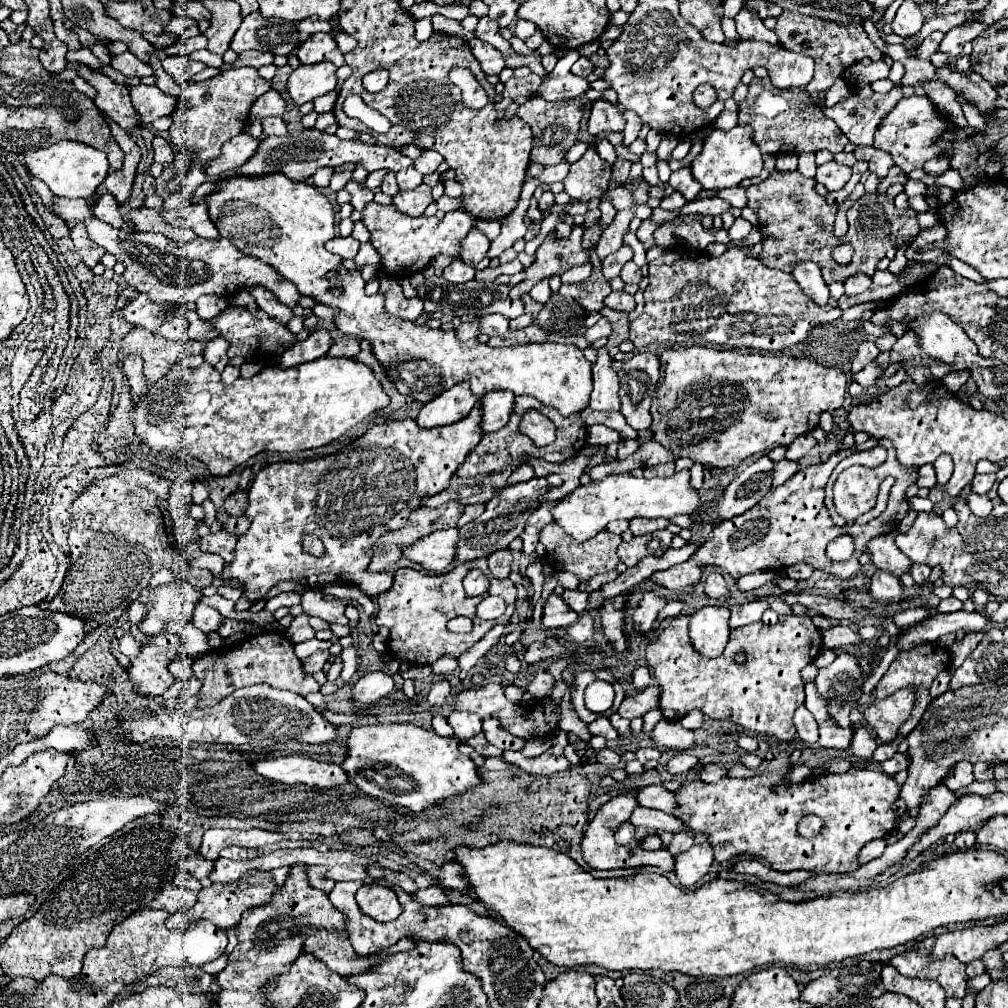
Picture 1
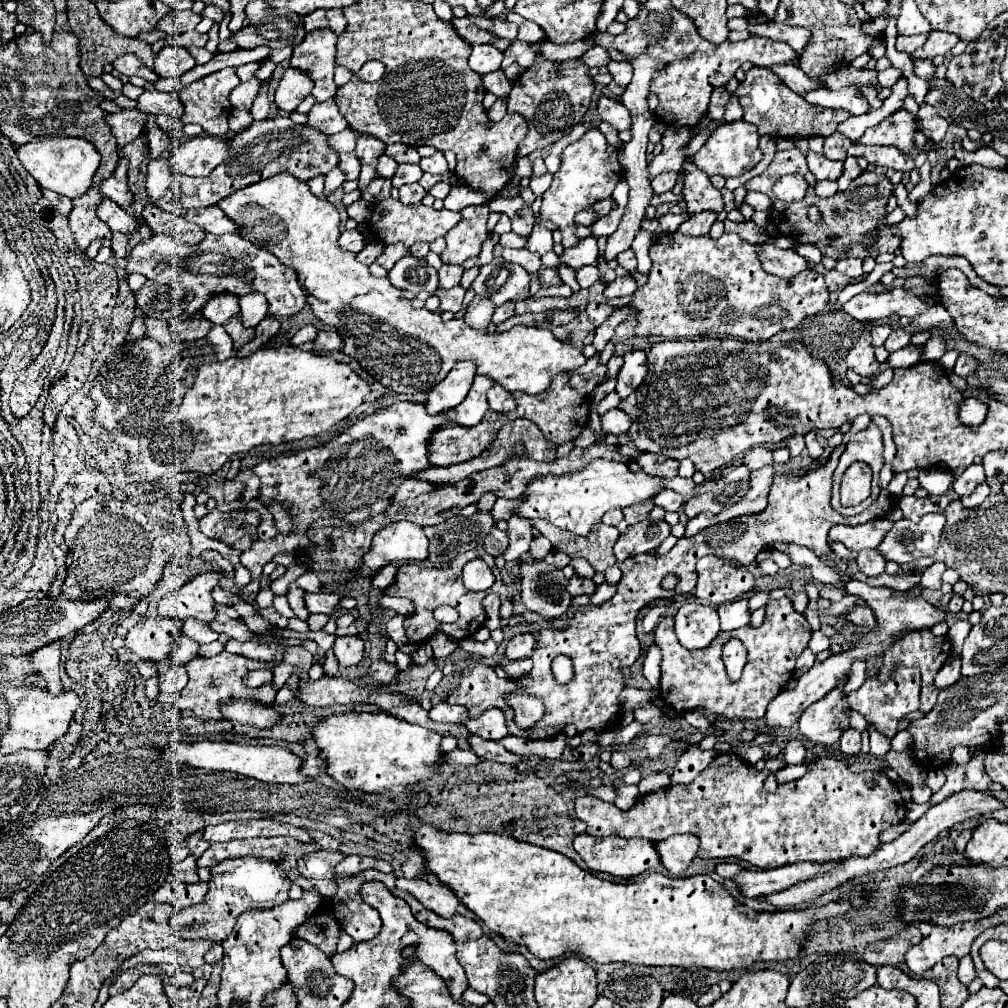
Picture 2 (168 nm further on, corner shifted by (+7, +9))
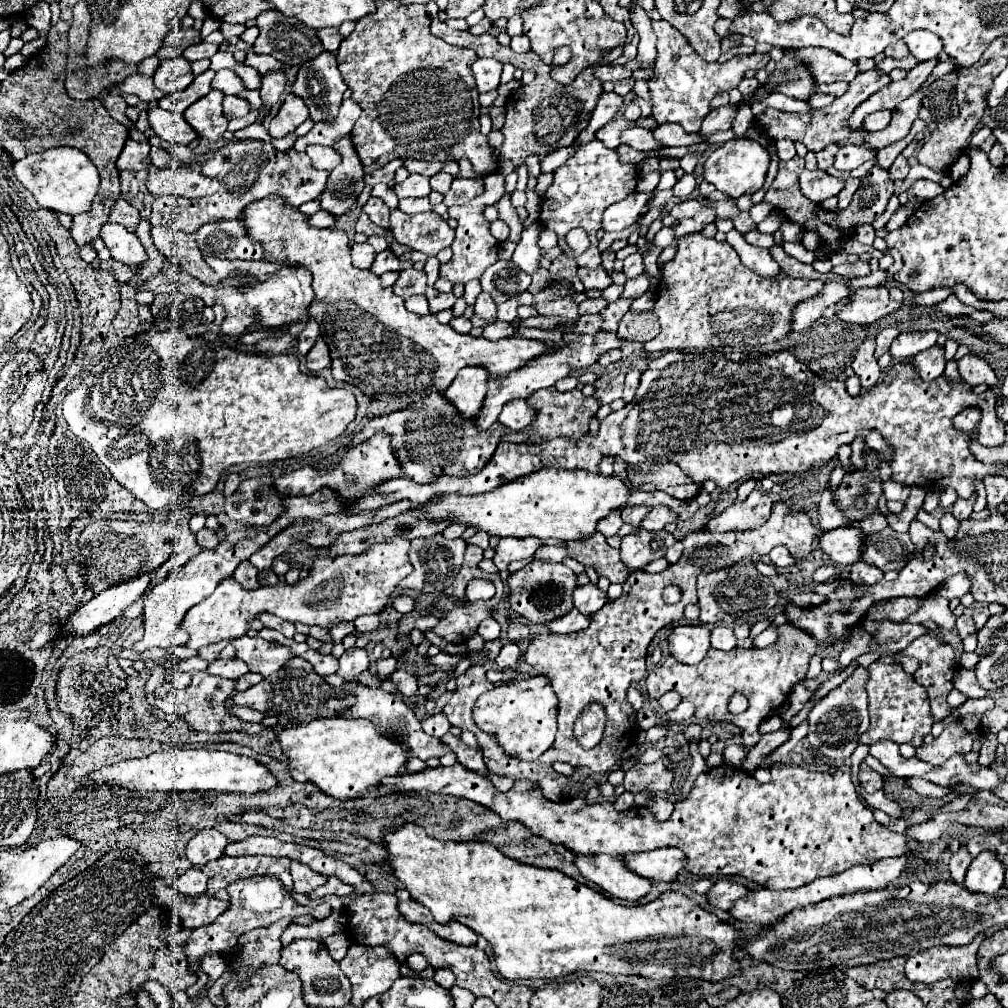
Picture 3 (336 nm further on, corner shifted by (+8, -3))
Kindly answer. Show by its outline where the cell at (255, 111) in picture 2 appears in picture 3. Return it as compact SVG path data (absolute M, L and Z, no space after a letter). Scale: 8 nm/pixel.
M270 73L270 75L262 77L262 107L264 107L264 111L268 111L268 109L272 109L272 105L276 105L284 87L286 87L284 73Z

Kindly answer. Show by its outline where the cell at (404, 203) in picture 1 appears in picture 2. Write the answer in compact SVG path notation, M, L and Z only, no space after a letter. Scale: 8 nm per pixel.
M419 183L405 185L405 187L399 189L399 199L401 199L403 203L419 203L425 195L427 195L427 191L425 191Z

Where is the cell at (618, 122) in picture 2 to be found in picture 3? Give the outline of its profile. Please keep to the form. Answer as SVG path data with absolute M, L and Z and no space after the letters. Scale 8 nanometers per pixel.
M628 127L624 129L624 133L620 133L620 141L630 145L632 149L638 149L638 151L650 151L650 149L658 149L660 143L652 137L652 131L648 129L642 129L642 127Z

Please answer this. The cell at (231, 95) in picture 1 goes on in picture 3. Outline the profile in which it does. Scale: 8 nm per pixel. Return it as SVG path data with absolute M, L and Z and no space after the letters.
M212 89L206 97L196 101L196 105L190 105L186 109L184 117L198 133L198 137L204 137L208 141L222 139L222 133L228 127L228 117L224 117L222 113L222 99L224 99L224 93L218 89Z

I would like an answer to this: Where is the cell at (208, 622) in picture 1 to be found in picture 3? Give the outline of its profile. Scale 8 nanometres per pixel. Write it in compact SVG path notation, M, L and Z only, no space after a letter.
M236 637L230 641L230 645L236 649L236 657L242 659L250 671L260 673L264 677L276 673L284 667L284 663L294 657L294 653L278 643L268 643L260 637Z

